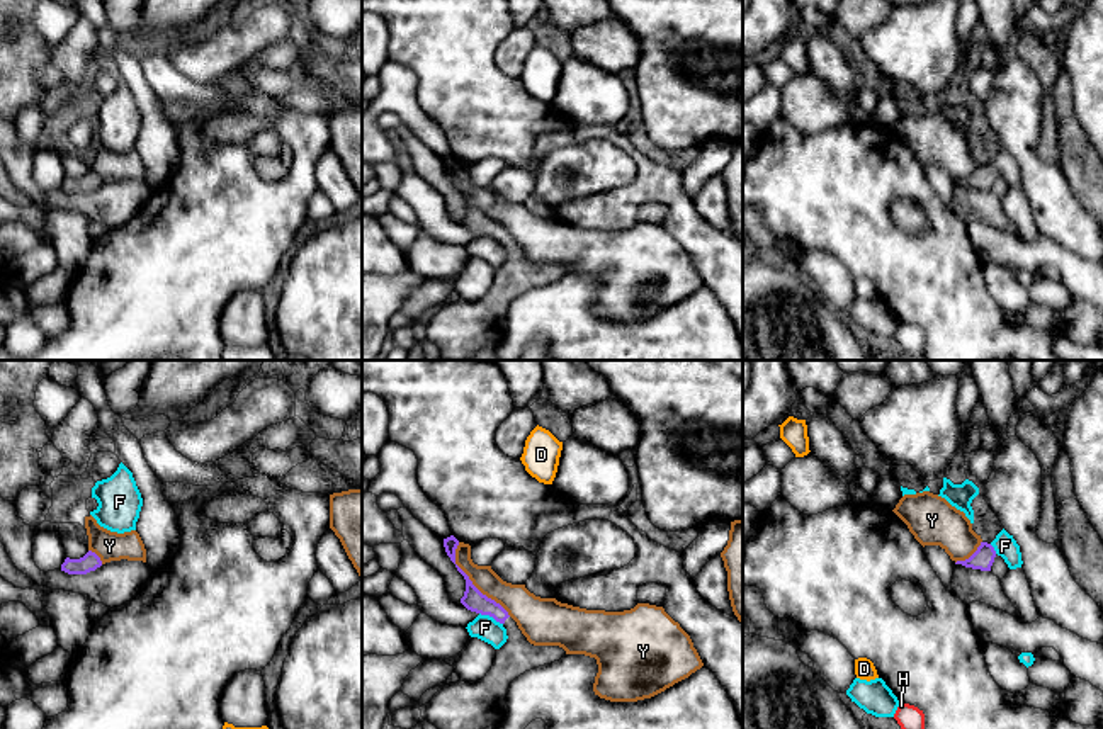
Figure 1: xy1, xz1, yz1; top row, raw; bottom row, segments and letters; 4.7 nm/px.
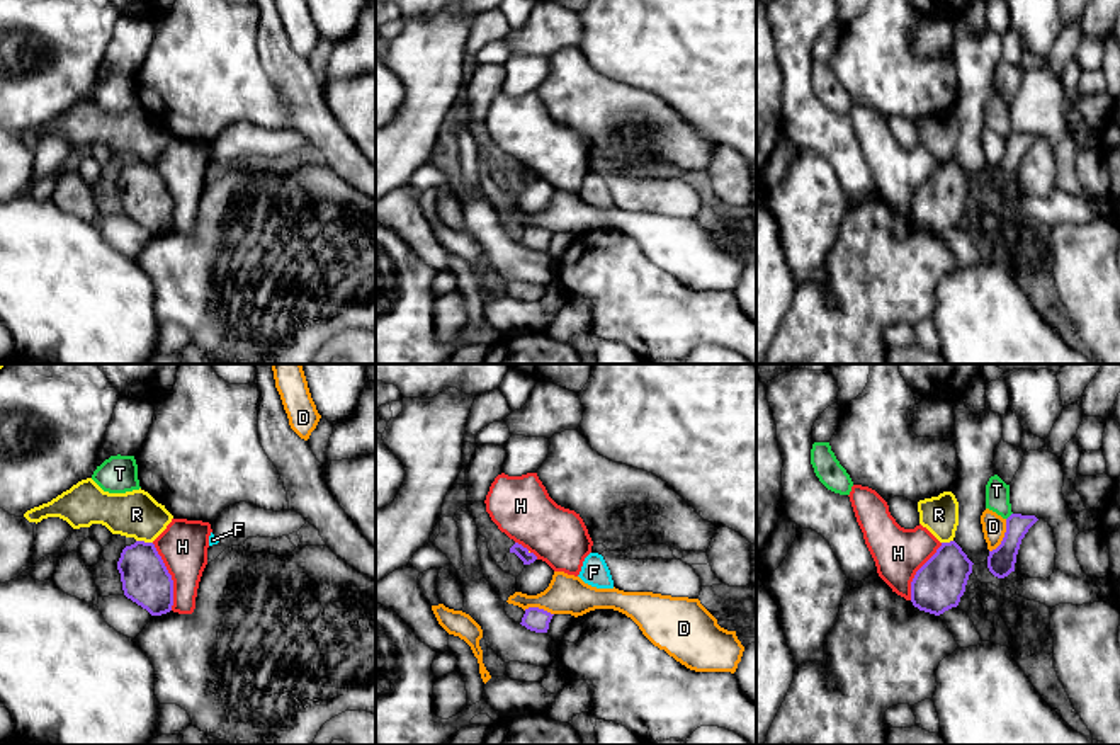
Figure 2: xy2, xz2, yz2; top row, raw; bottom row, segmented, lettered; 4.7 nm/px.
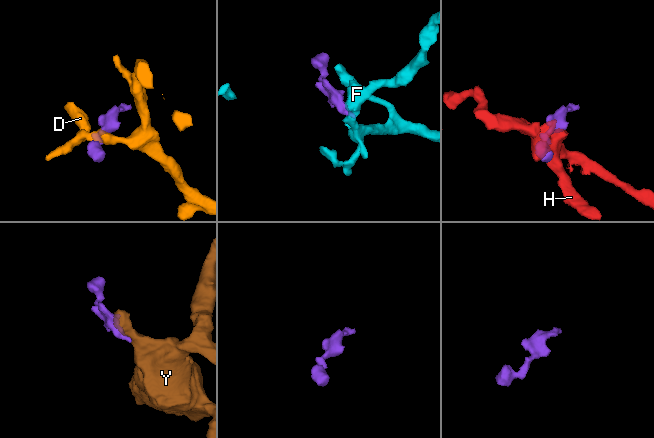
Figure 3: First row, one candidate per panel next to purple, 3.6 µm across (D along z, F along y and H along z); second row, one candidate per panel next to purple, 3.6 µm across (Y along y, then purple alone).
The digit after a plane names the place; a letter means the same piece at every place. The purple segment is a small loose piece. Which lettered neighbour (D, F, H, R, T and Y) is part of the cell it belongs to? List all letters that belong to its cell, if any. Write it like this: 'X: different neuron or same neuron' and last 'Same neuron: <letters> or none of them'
D: different neuron
F: different neuron
H: different neuron
R: different neuron
T: different neuron
Y: different neuron
Same neuron: none of them

